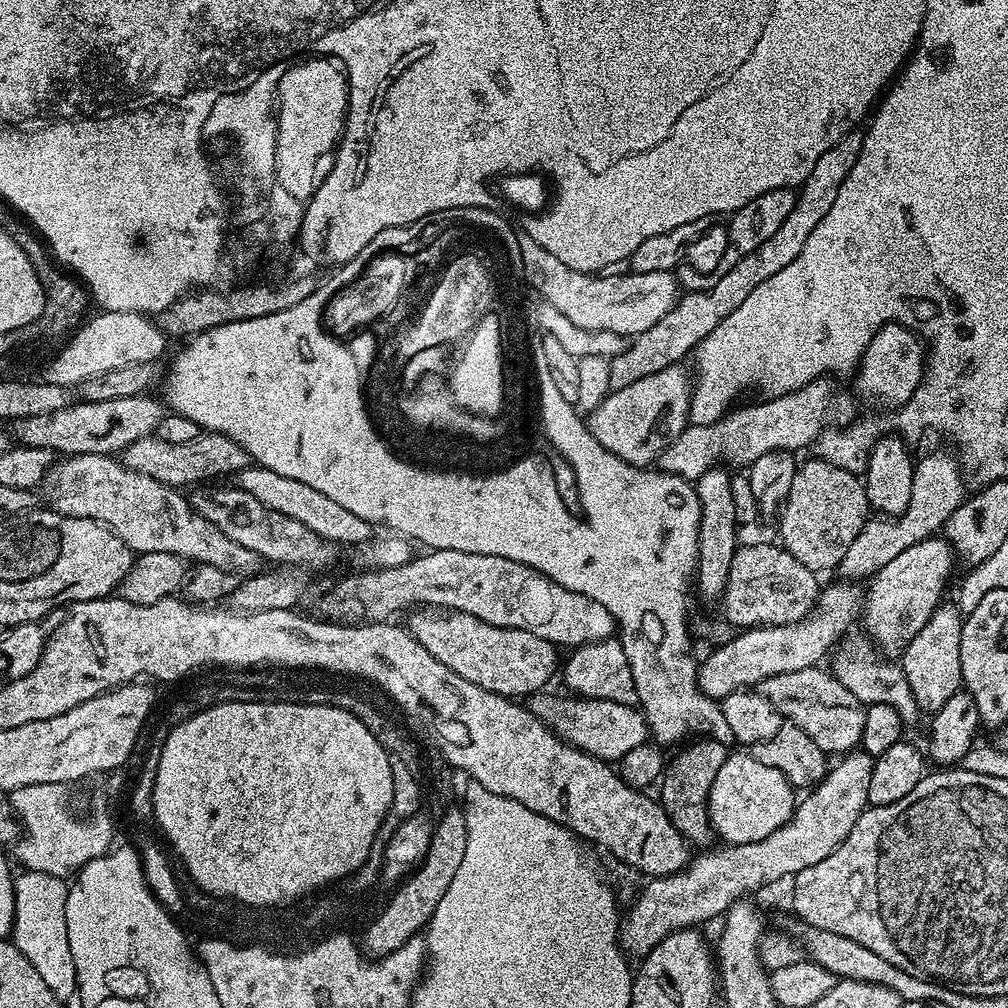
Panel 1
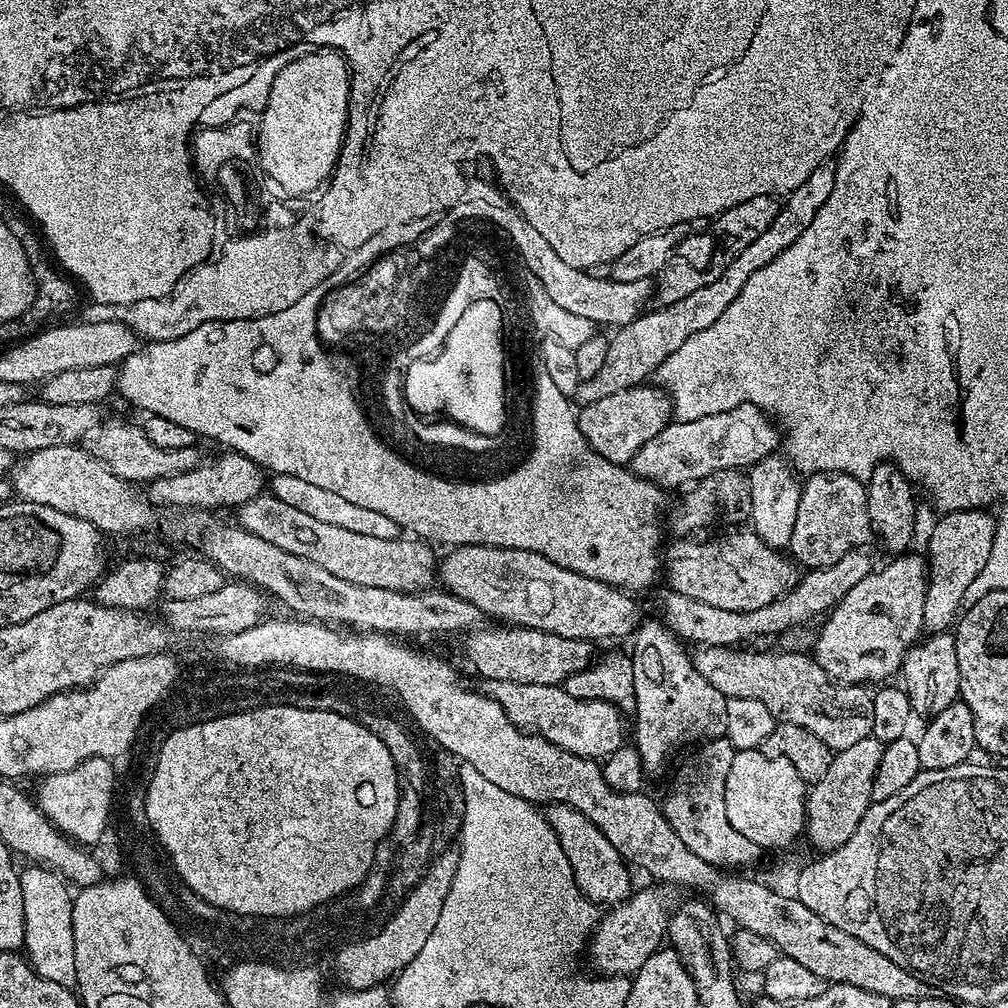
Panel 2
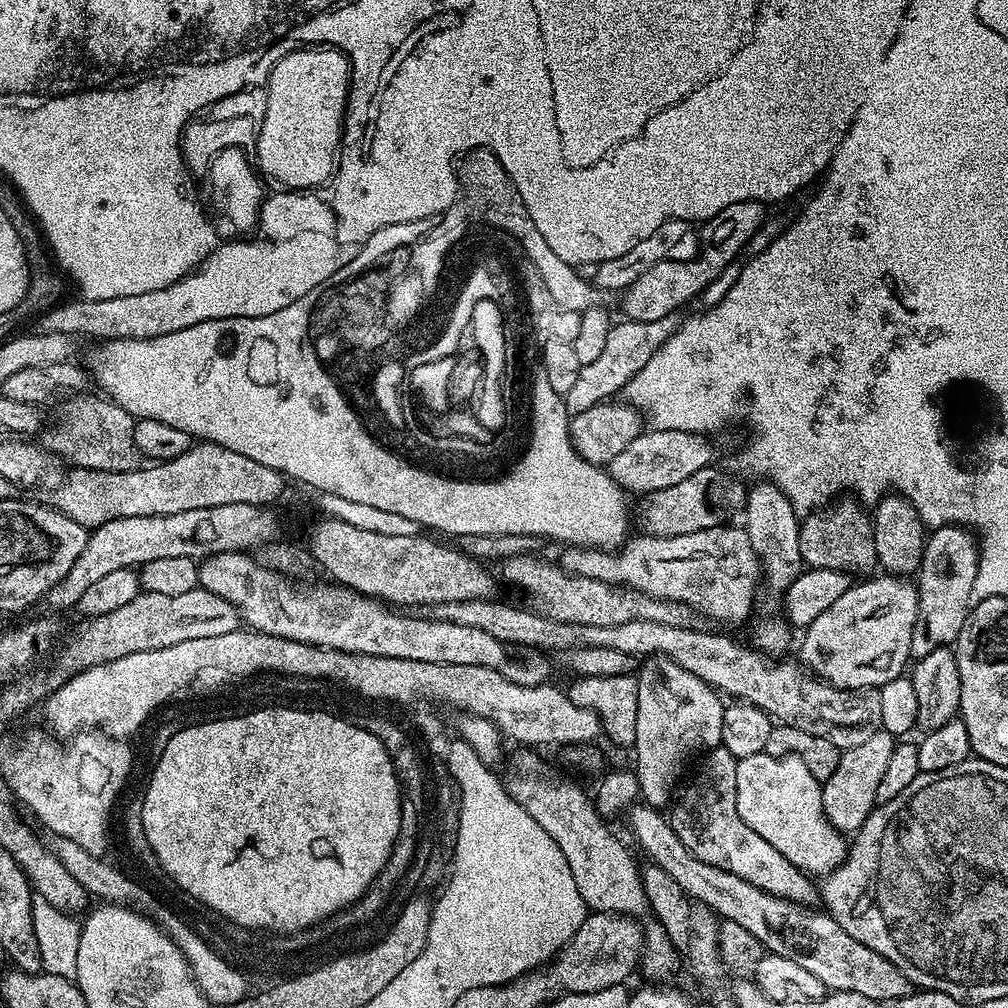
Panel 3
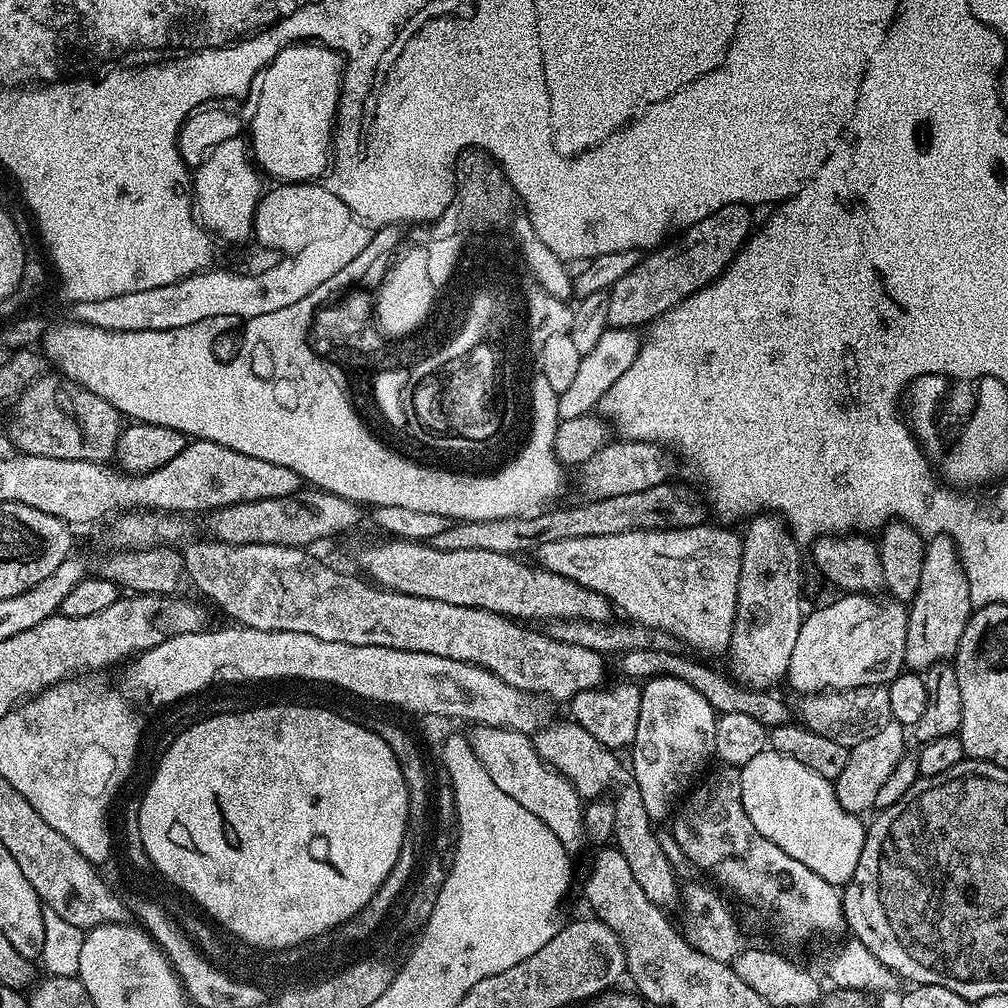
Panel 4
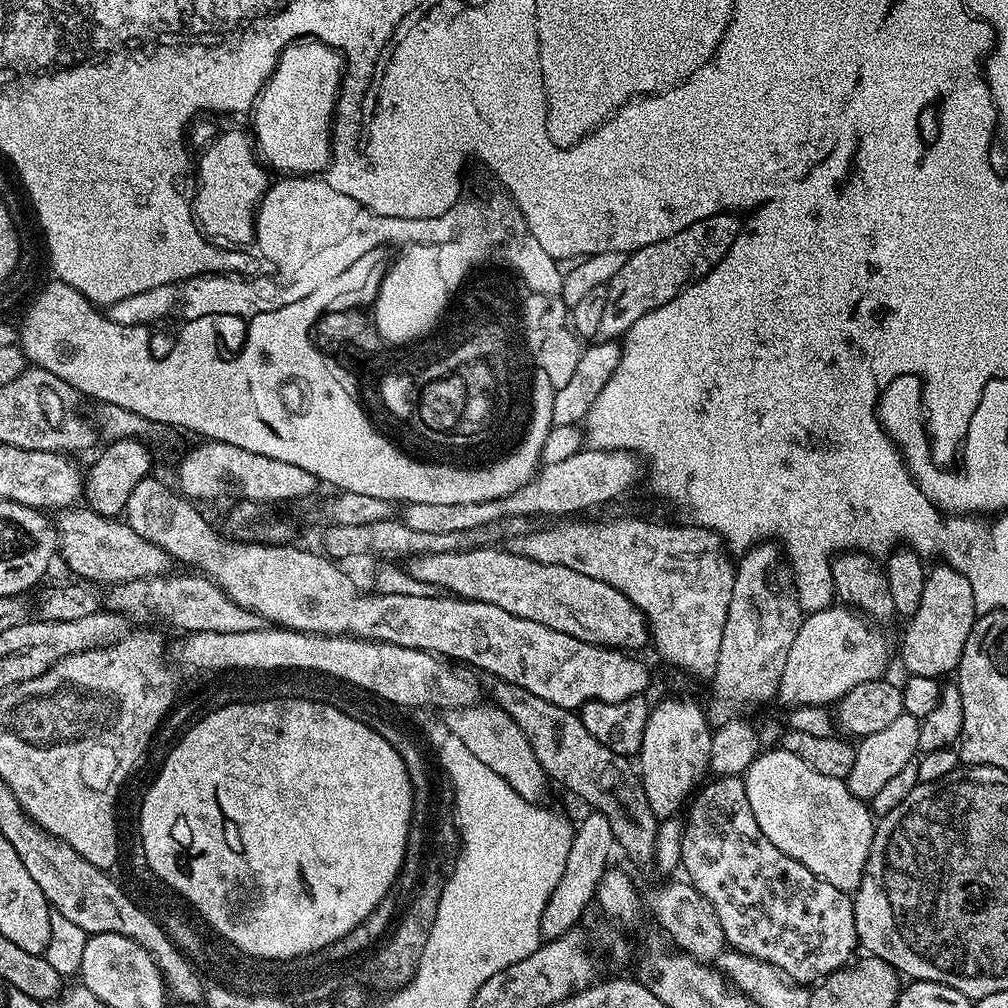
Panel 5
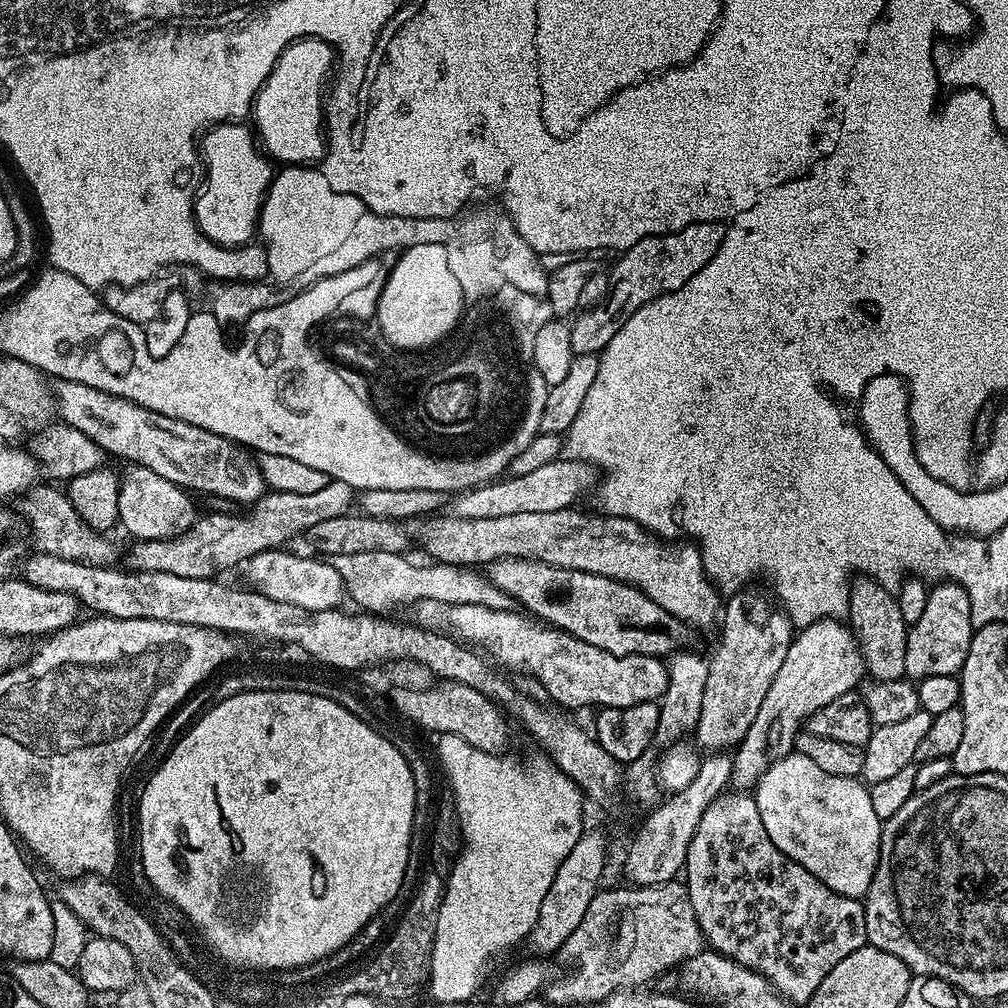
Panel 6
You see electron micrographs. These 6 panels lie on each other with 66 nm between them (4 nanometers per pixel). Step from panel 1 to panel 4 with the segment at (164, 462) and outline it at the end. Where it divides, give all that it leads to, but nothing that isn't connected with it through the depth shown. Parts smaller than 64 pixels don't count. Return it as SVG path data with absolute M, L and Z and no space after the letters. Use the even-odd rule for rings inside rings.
M41 374L26 391L15 397L11 405L12 417L6 426L13 445L25 456L111 461L122 431L120 411L110 406L106 398L98 398L98 394L86 390L81 384L59 374L51 375Z

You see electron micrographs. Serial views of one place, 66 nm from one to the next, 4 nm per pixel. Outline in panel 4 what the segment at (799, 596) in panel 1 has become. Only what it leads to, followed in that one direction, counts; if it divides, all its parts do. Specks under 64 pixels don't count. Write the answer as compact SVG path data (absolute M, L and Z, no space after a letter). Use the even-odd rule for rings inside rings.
M703 522L689 528L664 531L632 529L622 533L598 534L597 537L559 538L537 548L534 556L539 567L601 592L619 611L621 608L628 615L625 617L629 621L657 632L668 632L681 645L689 644L696 651L693 653L723 653L734 630L744 542L739 531L731 532L728 529L731 527L716 524Z

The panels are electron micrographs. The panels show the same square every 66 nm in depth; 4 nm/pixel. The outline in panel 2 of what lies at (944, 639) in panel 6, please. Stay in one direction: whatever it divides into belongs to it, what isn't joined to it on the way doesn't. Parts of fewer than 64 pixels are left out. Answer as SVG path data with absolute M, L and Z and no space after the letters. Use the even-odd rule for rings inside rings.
M971 508L961 512L945 512L928 536L926 567L928 590L924 607L924 632L947 632L957 623L965 607L964 595L970 590L970 582L978 578L982 566L990 562L990 550L994 550L996 516L988 510Z

